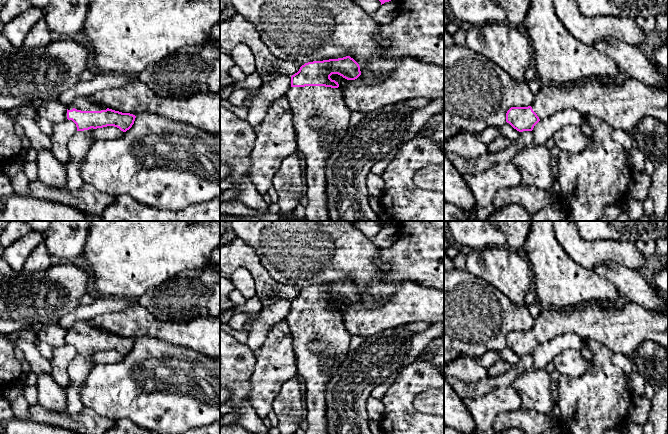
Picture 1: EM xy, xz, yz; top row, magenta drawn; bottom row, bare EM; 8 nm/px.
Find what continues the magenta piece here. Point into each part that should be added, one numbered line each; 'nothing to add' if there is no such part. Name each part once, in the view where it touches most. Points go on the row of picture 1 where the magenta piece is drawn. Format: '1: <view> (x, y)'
1: xz (307, 102)

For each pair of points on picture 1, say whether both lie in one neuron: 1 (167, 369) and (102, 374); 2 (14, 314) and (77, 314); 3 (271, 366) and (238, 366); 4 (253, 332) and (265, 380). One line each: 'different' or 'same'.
1: same
2: different
3: different
4: different

